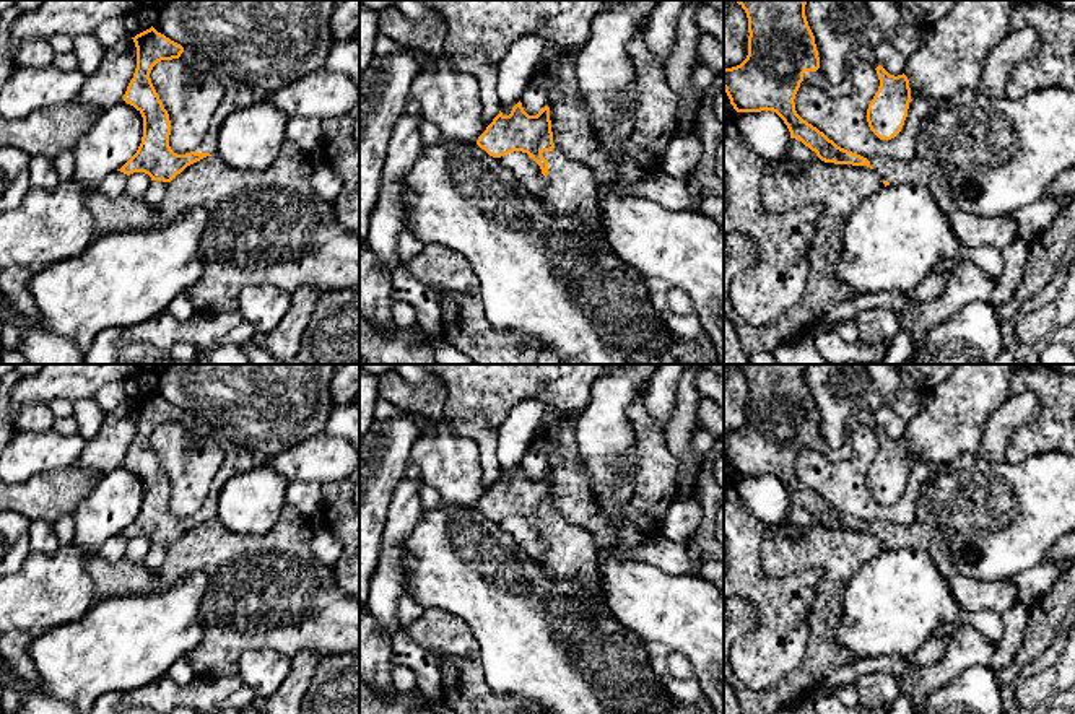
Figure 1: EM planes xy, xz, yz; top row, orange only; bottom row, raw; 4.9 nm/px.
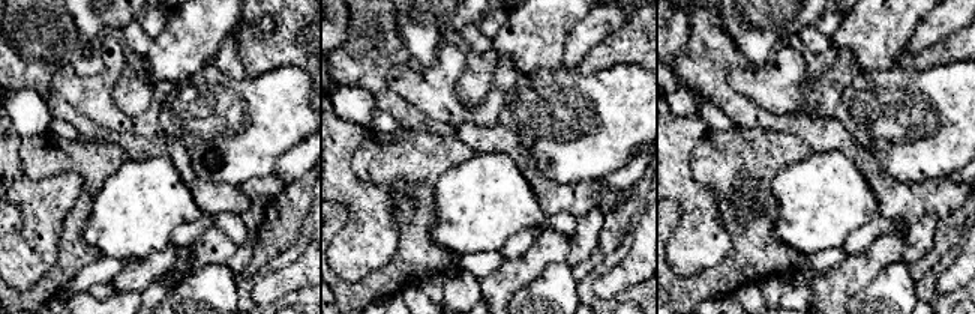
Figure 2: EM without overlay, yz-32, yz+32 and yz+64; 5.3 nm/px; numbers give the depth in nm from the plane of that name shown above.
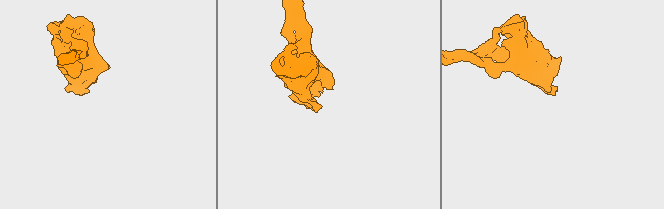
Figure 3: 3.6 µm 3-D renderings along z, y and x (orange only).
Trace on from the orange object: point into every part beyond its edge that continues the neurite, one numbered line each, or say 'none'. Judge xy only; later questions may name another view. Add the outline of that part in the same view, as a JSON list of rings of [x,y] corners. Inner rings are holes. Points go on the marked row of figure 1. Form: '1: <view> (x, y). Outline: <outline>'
1: xy (238, 96). Outline: [[[226,81],[226,86],[228,86],[226,93],[224,93],[218,109],[215,111],[215,114],[211,117],[210,127],[208,127],[203,140],[194,150],[195,153],[216,155],[218,133],[220,133],[220,128],[221,128],[224,119],[234,111],[249,107],[257,98],[254,89],[247,88],[244,85],[234,83],[234,81]]]

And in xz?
1: xz (570, 187). Outline: [[[558,148],[542,155],[548,161],[545,189],[538,194],[542,202],[555,213],[579,215],[590,229],[597,229],[600,226],[597,205],[600,187],[592,171]]]

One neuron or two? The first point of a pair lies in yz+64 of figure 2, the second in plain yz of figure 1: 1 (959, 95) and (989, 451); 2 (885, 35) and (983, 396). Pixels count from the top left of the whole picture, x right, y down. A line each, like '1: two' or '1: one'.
1: two
2: one

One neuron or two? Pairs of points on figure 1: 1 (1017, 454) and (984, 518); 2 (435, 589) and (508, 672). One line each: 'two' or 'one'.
1: two
2: one

